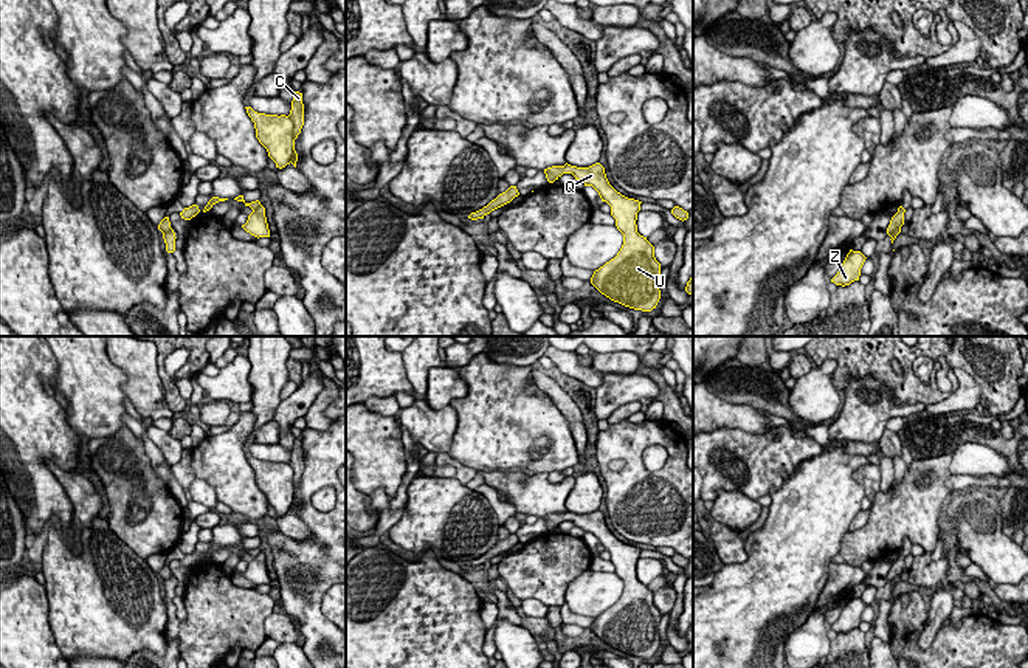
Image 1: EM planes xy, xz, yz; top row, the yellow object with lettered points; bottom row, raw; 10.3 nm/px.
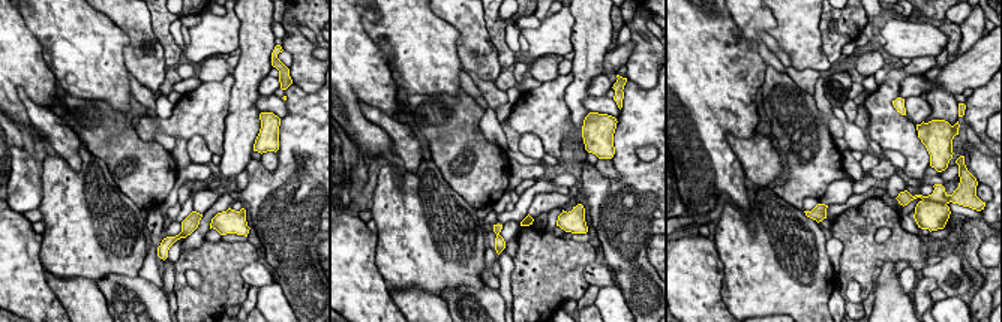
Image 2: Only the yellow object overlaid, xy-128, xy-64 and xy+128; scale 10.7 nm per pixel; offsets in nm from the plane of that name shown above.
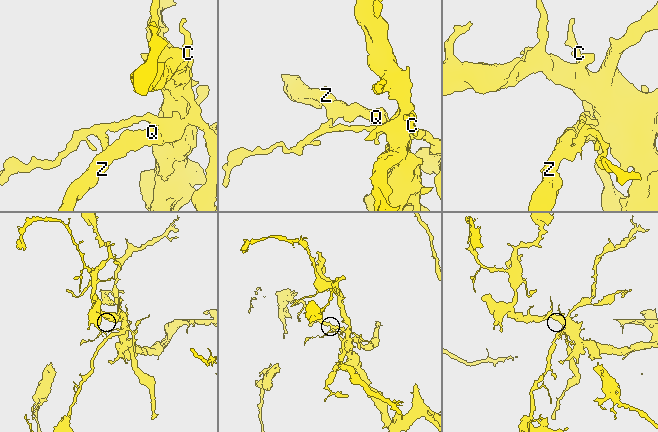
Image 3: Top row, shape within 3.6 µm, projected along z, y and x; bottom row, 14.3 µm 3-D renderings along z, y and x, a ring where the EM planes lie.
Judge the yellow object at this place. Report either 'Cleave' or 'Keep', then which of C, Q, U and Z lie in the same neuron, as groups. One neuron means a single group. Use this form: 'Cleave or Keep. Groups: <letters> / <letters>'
Cleave. Groups: C / Q U Z

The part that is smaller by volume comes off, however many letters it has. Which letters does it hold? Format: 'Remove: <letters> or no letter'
Remove: C

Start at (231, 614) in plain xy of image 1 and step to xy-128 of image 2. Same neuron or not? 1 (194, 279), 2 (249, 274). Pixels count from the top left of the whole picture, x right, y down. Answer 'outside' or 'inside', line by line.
1: outside
2: outside

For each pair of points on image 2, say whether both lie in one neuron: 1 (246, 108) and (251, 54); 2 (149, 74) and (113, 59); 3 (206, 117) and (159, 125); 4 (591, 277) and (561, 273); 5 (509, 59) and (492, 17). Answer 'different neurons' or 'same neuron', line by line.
1: same neuron
2: different neurons
3: same neuron
4: different neurons
5: same neuron

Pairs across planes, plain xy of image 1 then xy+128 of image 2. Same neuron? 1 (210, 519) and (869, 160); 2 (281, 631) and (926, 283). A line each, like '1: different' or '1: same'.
1: same
2: different

